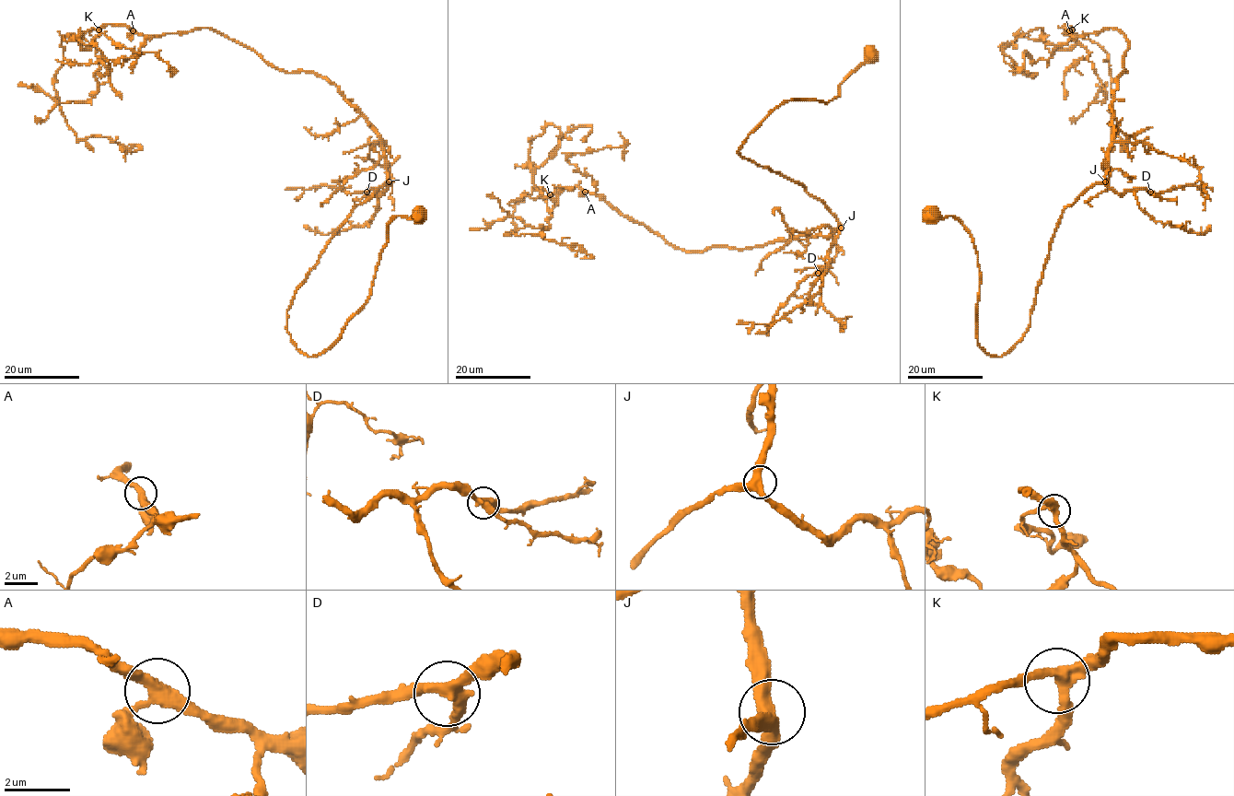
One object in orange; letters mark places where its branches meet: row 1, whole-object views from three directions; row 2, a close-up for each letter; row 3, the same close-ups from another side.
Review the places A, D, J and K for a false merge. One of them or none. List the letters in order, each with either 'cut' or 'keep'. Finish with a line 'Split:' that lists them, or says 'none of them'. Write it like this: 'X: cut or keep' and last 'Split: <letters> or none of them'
A: keep
D: keep
J: keep
K: keep
Split: none of them

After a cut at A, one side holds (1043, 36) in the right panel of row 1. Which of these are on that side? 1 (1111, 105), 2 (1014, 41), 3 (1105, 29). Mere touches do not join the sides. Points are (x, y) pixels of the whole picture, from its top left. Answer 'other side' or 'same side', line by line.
1: other side
2: same side
3: other side

